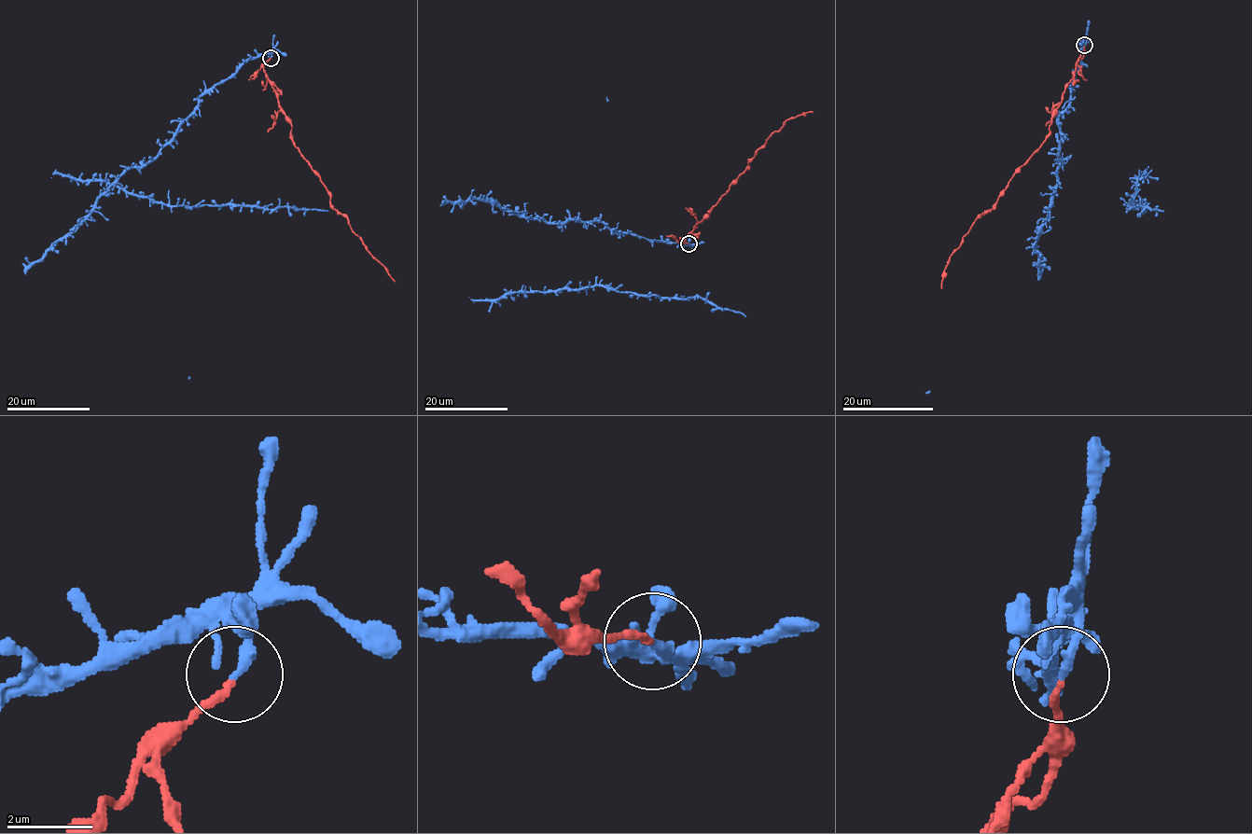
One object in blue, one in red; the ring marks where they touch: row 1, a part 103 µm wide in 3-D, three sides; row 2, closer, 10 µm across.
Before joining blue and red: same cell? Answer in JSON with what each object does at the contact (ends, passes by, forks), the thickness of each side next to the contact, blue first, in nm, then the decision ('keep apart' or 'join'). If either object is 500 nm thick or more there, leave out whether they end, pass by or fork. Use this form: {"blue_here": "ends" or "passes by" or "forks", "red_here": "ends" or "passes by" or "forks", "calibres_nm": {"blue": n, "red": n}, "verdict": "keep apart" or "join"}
{"blue_here": "ends", "red_here": "ends", "calibres_nm": {"blue": 220, "red": 160}, "verdict": "keep apart"}

